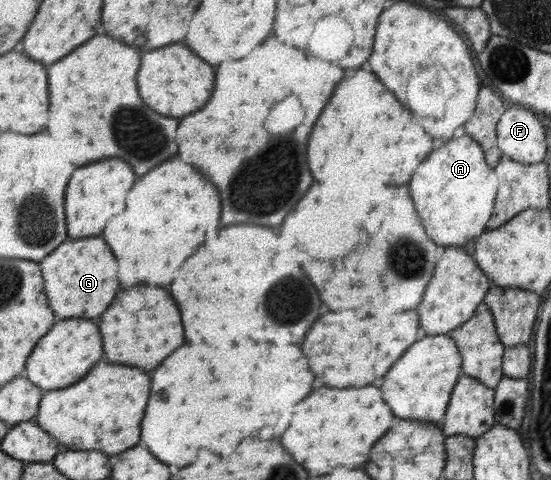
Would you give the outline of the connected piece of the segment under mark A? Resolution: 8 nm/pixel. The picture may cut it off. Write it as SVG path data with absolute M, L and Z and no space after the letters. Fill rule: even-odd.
M457 133L456 136L449 138L439 149L433 149L425 161L413 171L413 177L409 181L409 195L413 199L417 217L425 229L425 235L433 239L433 243L445 246L463 247L467 241L481 235L486 230L485 224L491 217L491 211L495 203L497 178L493 168L489 168L484 161L483 151L479 144L467 134Z

